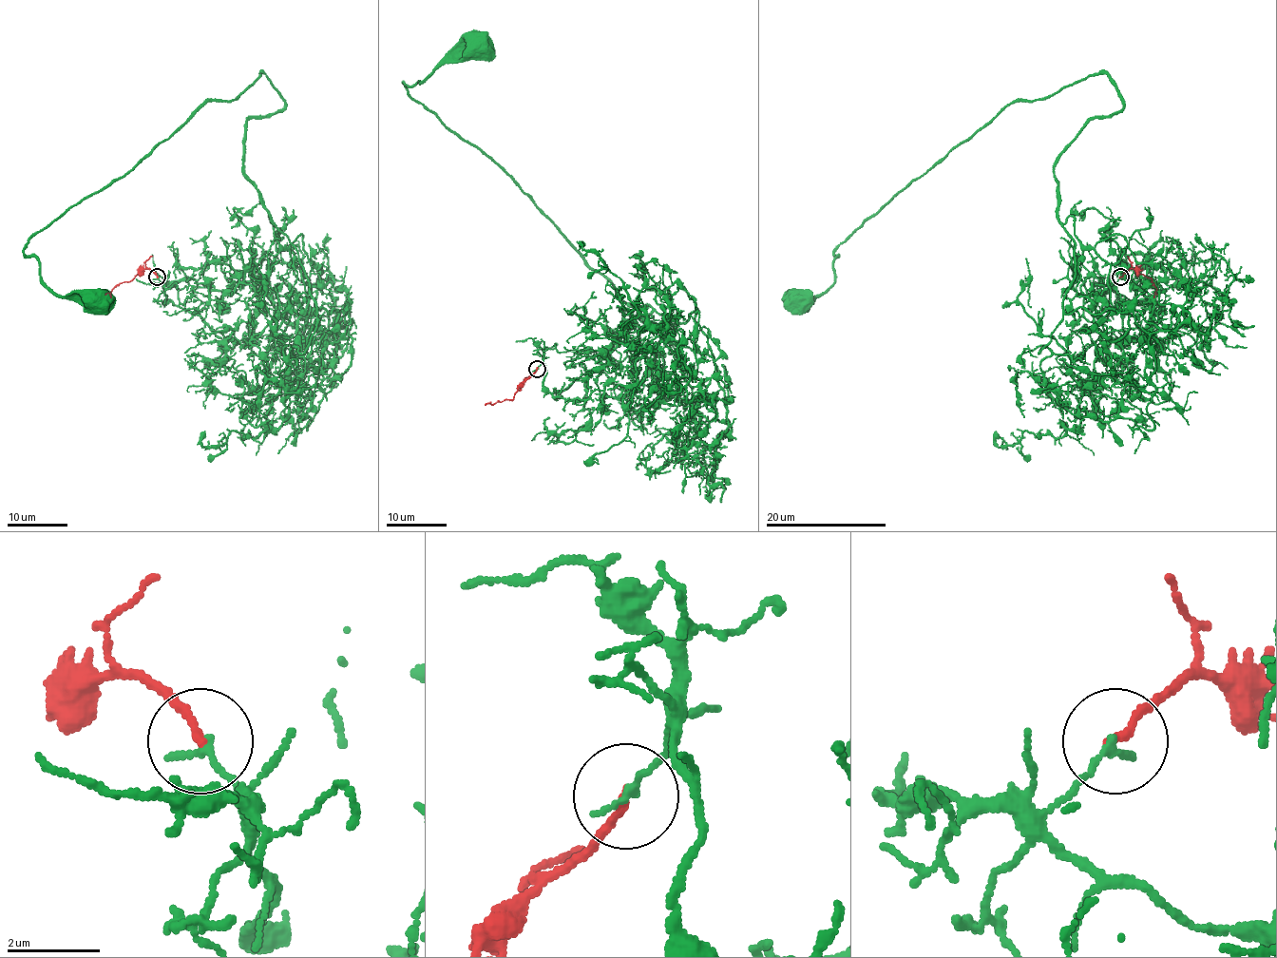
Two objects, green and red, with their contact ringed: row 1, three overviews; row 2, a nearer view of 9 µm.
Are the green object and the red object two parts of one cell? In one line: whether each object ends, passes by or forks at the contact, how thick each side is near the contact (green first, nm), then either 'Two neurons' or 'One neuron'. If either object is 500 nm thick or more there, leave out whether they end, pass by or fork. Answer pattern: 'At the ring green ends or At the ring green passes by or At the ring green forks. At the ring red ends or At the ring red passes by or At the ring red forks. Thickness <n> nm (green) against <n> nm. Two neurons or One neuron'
At the ring green ends. At the ring red ends. Thickness 180 nm (green) against 170 nm. Two neurons

